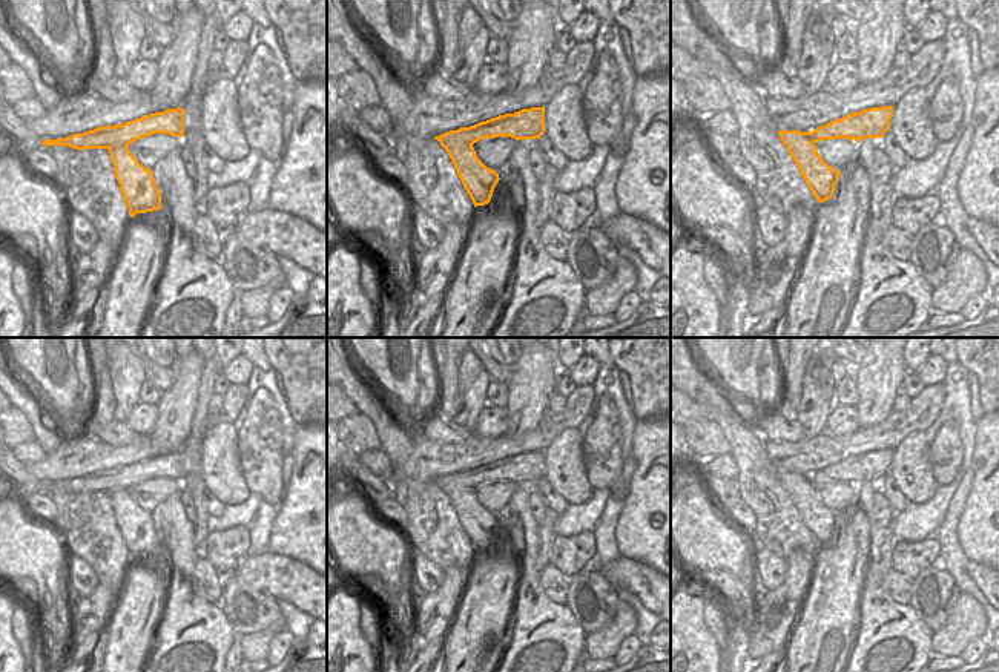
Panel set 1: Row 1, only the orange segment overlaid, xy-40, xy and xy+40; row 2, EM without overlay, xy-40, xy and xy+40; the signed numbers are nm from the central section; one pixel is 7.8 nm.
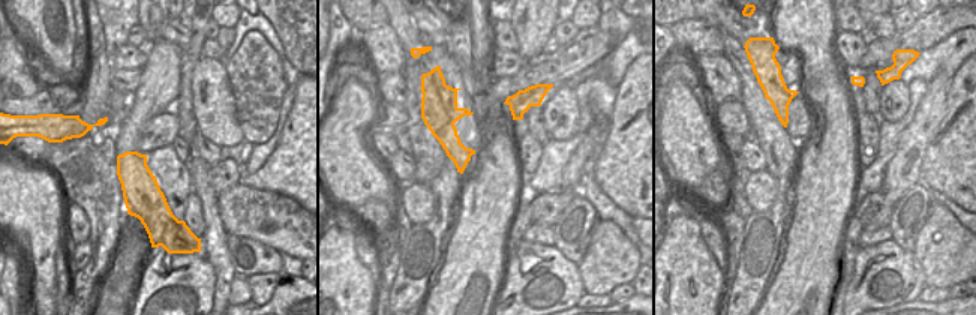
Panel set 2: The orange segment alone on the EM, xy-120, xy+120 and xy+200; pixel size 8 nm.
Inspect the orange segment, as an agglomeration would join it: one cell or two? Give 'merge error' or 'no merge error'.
merge error

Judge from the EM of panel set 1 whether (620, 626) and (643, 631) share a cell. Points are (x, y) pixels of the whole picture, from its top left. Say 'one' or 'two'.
two

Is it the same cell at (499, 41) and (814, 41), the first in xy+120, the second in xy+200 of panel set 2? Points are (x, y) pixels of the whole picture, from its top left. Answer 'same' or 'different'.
different

